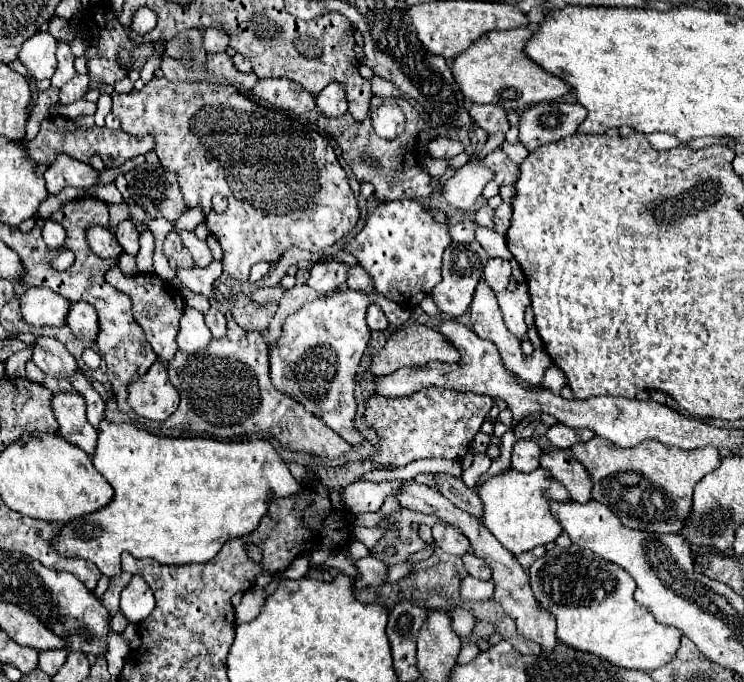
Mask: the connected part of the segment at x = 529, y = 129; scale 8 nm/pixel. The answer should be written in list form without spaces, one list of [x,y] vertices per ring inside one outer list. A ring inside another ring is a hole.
[[[578,102],[534,104],[520,114],[518,140],[532,152],[542,144],[572,136],[586,114],[586,108]]]

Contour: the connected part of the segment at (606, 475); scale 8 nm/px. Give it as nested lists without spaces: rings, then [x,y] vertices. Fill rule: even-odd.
[[[598,436],[590,442],[574,444],[572,452],[592,476],[594,500],[614,512],[626,528],[656,534],[678,534],[682,530],[690,516],[696,482],[718,468],[720,462],[718,448],[682,450],[654,440],[644,440],[634,448],[620,448]]]

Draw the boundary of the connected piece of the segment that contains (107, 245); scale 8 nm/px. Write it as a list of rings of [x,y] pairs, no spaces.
[[[92,226],[86,236],[88,236],[88,244],[90,244],[90,248],[96,256],[114,258],[114,260],[120,258],[122,248],[120,248],[120,244],[116,242],[116,238],[112,236],[110,230],[106,230],[102,226]]]

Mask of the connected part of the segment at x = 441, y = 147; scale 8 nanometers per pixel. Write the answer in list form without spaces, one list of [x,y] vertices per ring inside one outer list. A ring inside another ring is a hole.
[[[438,136],[434,142],[430,142],[430,156],[432,158],[448,158],[450,160],[450,158],[458,156],[460,152],[464,152],[464,146],[458,140]]]

